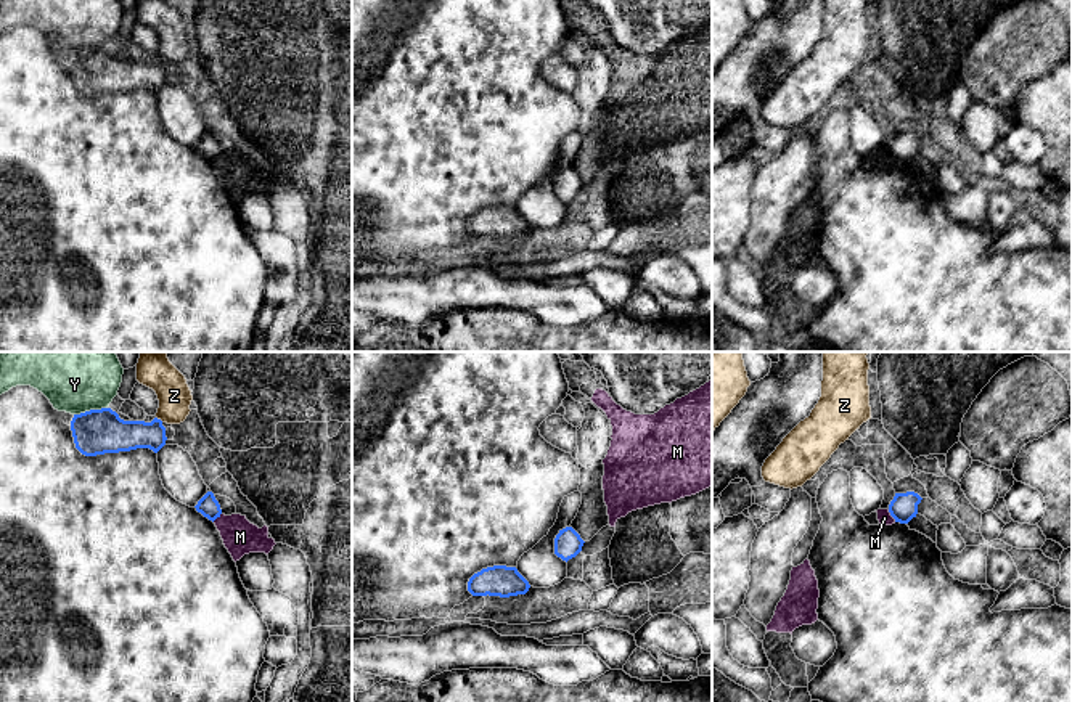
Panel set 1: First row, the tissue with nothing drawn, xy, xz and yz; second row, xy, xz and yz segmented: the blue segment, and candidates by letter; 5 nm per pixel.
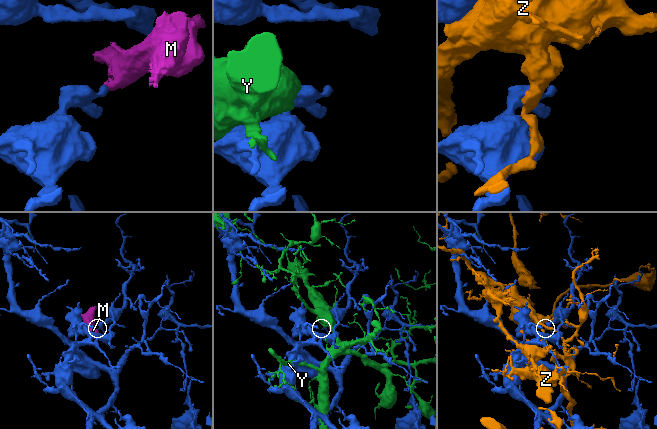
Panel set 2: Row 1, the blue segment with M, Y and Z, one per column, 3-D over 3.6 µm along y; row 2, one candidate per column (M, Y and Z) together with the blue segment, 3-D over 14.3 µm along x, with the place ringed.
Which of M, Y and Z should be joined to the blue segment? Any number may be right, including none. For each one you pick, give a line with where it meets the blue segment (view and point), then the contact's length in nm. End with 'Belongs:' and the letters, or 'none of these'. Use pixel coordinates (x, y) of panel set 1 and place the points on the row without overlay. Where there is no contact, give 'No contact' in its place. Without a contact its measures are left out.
Belongs: none of these

